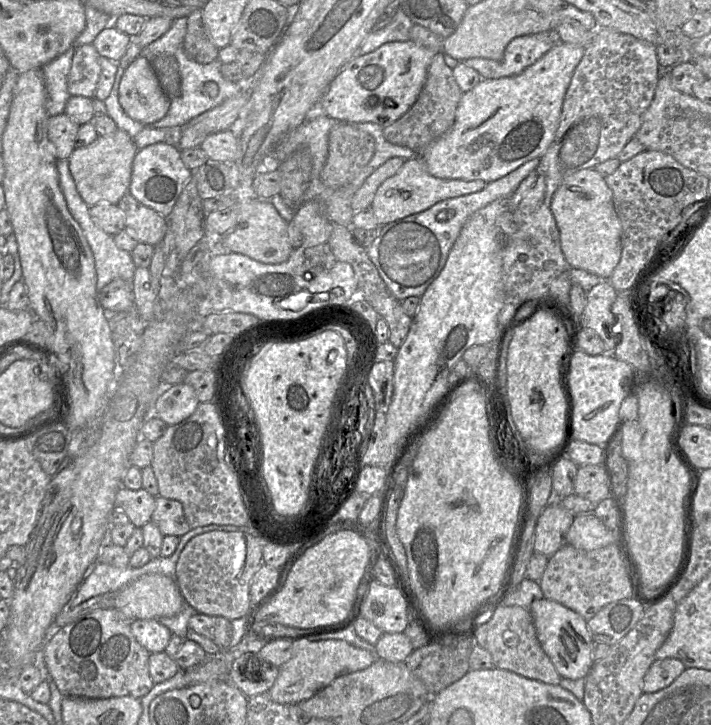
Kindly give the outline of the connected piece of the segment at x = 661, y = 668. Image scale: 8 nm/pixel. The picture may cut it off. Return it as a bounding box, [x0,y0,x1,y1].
[642,658,686,693]

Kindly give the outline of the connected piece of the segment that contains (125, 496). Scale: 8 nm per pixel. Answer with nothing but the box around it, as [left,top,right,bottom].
[115,486,156,528]

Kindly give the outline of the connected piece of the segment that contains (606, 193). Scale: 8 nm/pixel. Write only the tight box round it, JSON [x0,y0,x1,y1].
[551,168,622,279]

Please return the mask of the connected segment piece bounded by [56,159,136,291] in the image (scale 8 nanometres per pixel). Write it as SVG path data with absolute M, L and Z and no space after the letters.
M58 159L56 168L58 171L59 185L65 198L68 210L80 225L93 253L97 276L96 286L98 291L115 279L122 279L128 283L132 283L136 266L133 262L131 253L119 249L114 242L113 236L104 232L93 222L89 213L90 207L83 201L76 189L75 182L69 170L68 159Z

